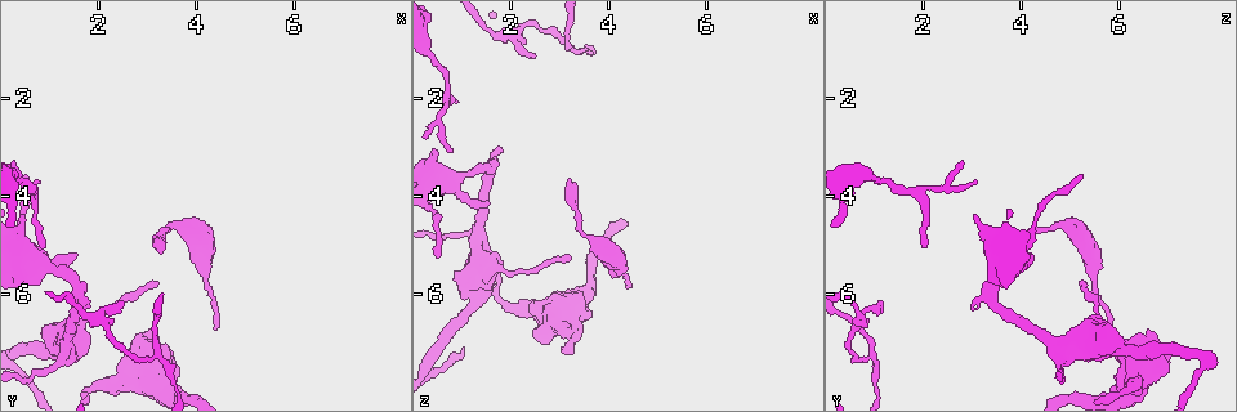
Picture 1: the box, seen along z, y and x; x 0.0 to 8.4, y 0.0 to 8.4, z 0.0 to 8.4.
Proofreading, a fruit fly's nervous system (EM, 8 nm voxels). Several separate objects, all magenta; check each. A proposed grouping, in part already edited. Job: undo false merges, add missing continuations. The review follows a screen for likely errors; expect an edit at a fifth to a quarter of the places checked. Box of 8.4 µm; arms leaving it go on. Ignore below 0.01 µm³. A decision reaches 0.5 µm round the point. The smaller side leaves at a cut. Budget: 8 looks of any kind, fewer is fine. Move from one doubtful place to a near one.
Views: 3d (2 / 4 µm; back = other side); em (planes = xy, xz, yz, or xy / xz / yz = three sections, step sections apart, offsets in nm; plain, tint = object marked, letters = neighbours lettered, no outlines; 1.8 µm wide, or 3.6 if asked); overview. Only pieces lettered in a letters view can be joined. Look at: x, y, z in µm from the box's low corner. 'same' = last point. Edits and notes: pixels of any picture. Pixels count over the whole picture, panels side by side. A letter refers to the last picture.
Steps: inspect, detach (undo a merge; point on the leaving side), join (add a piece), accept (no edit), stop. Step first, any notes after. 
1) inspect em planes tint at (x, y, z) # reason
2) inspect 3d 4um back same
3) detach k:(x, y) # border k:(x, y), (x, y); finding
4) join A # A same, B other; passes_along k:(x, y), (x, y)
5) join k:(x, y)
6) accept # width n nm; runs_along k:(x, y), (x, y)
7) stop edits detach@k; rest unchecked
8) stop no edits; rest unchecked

inspect 3d 4um at (1.30, 6.95, 5.15) # four or more arms meet

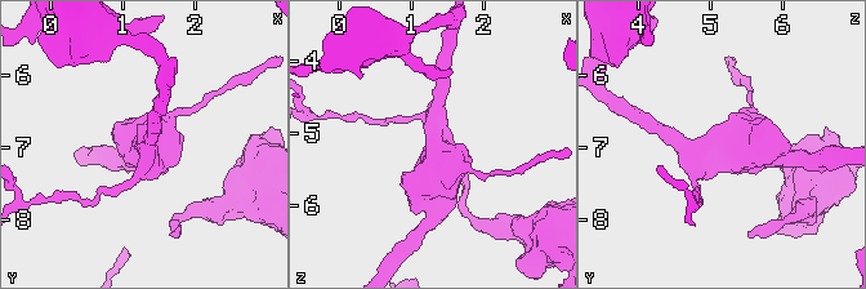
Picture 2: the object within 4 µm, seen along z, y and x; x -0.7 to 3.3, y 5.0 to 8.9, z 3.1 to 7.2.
inspect em 3.6um xz step 8 plain at (1.35, 6.95, 5.15) # arms 4; now the EM

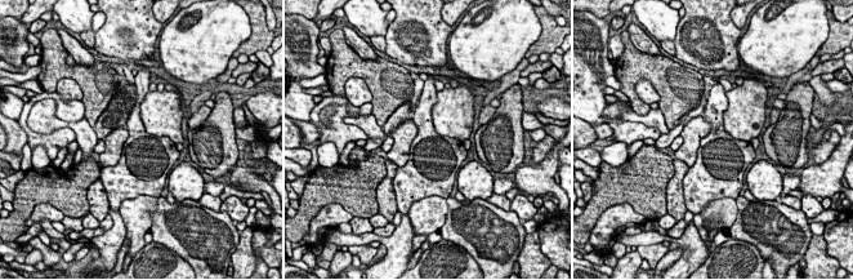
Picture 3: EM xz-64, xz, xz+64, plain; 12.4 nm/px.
inspect em 3.6um xz step 8 letters same # see the neighbours

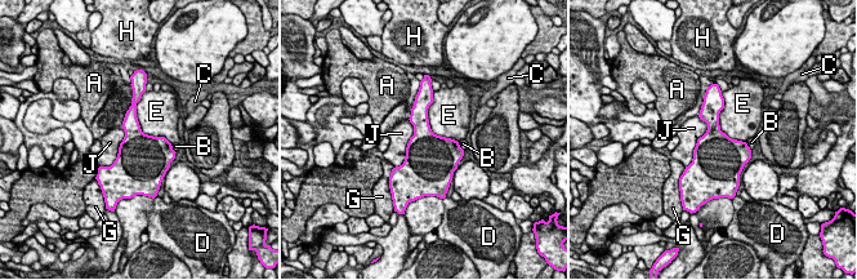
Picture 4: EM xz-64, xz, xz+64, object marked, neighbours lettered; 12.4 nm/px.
accept # A other, B other, C other, D other, E other, G other, H other, J other; border 4:(143, 92), (139, 128), (170, 143); one neuron here

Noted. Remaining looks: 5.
inspect 3d 4um at (1.65, 6.35, 3.05) # branch stops here

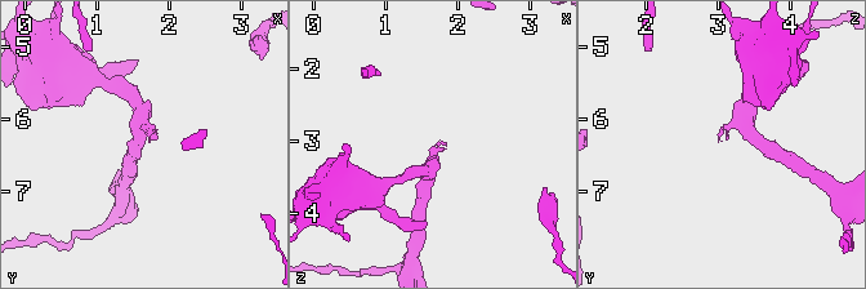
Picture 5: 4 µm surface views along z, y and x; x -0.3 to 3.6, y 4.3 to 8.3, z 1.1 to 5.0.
inspect em 3.6um xy step 4 tint at (1.70, 6.30, 3.05) # arm_widths 200, 220 nm

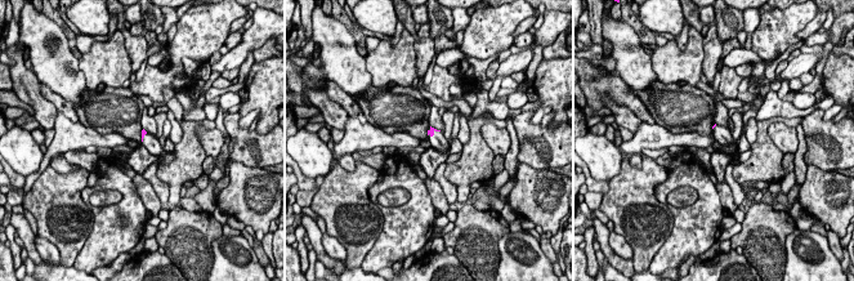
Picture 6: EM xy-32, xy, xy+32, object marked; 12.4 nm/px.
inspect em 3.6um planes letters same # cut it another way

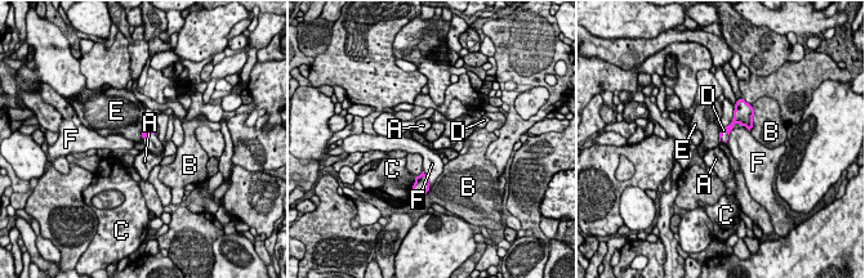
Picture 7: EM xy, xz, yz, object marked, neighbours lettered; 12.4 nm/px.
join D # longest_contact F 340 nm; A other, B other, C other, D same, E other, F other; the neuron continues

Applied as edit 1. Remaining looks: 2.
stop edits join@7; rest unchecked

